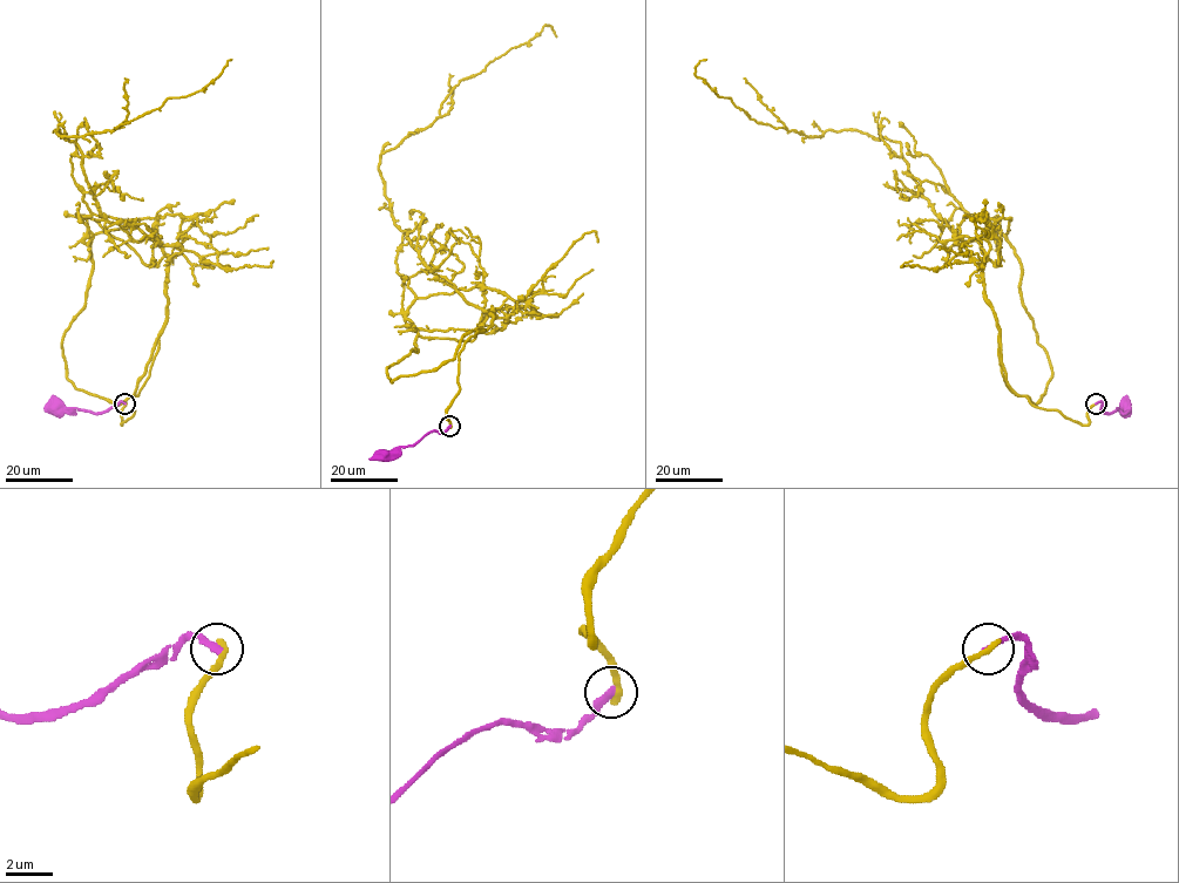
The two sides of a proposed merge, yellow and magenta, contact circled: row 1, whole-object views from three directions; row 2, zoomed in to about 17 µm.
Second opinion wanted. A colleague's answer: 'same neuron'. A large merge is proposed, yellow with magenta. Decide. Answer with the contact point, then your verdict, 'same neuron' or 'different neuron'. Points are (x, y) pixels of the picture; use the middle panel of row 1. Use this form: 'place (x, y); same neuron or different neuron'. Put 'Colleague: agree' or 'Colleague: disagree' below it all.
place (449, 426); different neuron
Colleague: disagree

